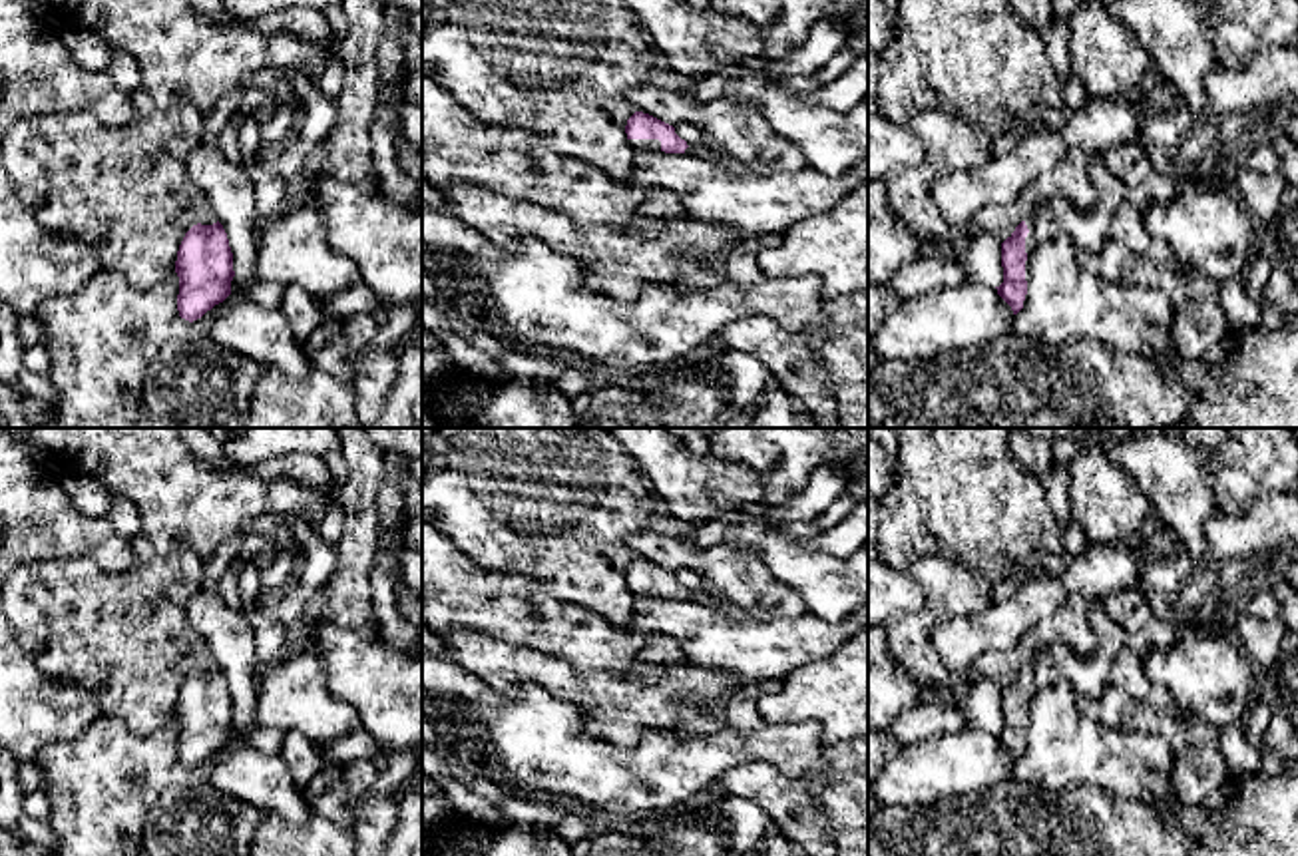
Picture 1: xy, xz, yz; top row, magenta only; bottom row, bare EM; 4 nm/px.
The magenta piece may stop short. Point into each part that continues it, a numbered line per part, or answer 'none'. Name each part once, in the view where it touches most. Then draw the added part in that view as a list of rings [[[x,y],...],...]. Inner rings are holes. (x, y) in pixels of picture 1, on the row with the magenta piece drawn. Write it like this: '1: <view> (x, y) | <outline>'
1: yz (1087, 227) | [[[1093,155],[1089,179],[1097,189],[1091,209],[1081,209],[1063,197],[1049,197],[1023,217],[1029,229],[1025,237],[1025,281],[1029,281],[1031,253],[1055,233],[1069,235],[1075,249],[1087,253],[1099,251],[1109,241],[1113,213],[1127,201],[1125,185],[1107,169],[1101,155]]]

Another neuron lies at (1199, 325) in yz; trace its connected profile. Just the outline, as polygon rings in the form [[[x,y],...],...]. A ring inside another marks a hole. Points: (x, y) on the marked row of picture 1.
[[[1127,201],[1117,207],[1109,239],[1159,267],[1177,269],[1187,281],[1187,303],[1175,311],[1171,348],[1177,356],[1198,360],[1232,330],[1216,299],[1218,283],[1185,263],[1159,237],[1153,237],[1141,211]]]

